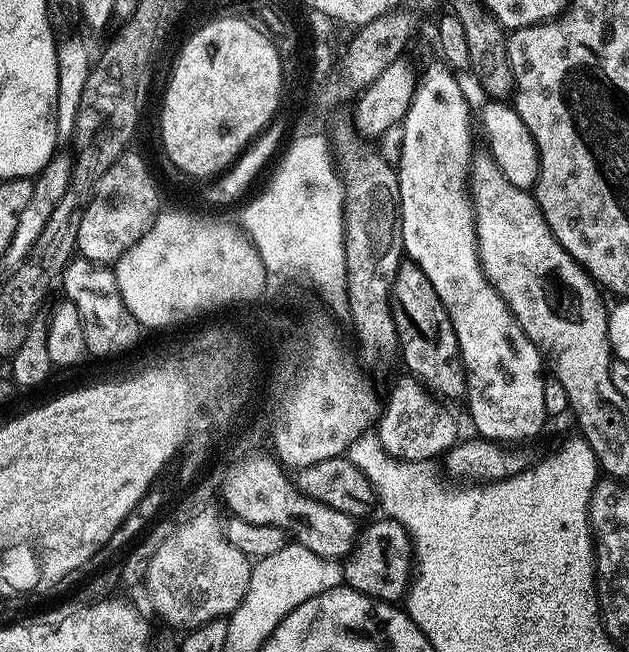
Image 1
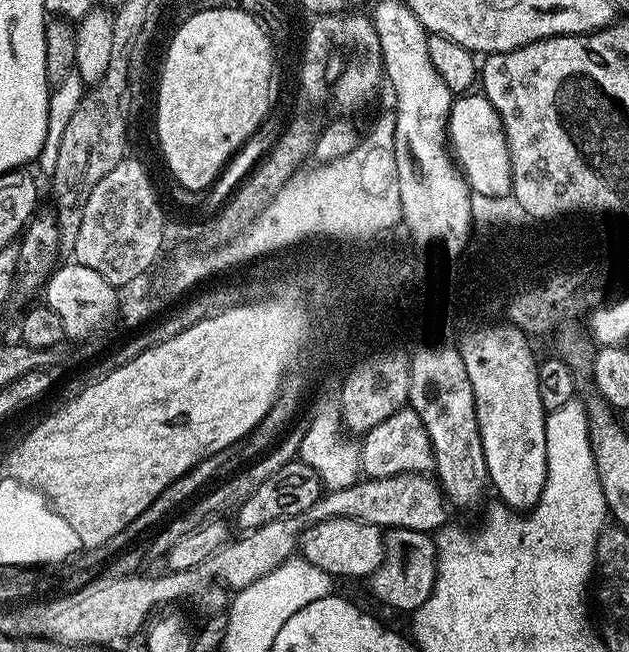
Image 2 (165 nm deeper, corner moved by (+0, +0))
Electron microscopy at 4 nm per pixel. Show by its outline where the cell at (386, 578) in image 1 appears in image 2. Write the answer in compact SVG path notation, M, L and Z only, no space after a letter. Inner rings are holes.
M393 528L386 536L386 557L383 567L370 578L372 592L388 608L415 614L432 597L436 586L438 553L433 537L427 532Z

